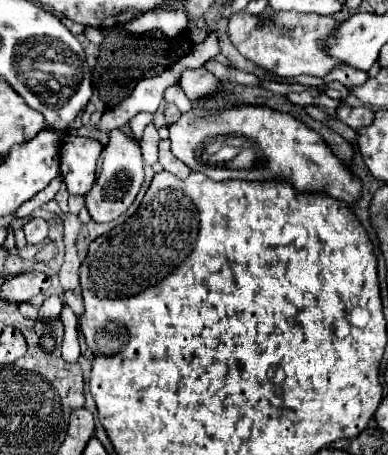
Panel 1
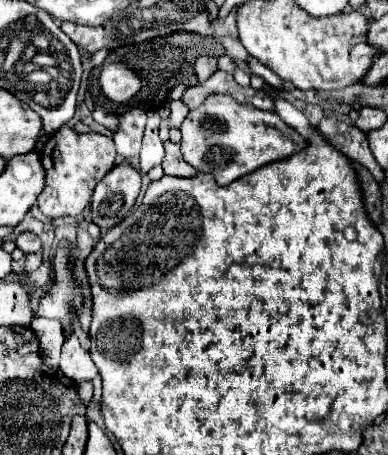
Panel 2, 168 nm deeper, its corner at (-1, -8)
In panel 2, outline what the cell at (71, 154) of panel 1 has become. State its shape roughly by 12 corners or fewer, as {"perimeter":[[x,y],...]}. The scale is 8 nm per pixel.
{"perimeter":[[61,126],[41,148],[49,218],[79,216],[115,166],[111,136]]}

